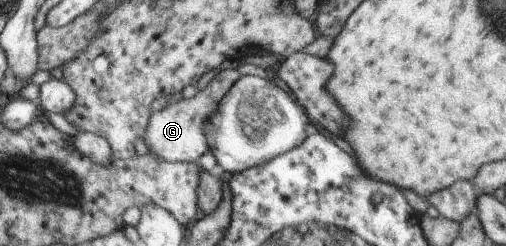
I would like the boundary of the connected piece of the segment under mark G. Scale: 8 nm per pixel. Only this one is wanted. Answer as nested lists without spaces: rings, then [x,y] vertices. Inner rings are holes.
[[[242,64],[232,70],[221,71],[192,98],[179,98],[176,101],[173,99],[160,112],[151,112],[150,123],[148,123],[144,137],[150,152],[156,158],[166,160],[166,162],[198,162],[200,157],[208,151],[206,136],[204,136],[204,122],[218,110],[218,104],[226,97],[231,86],[246,75],[264,79],[268,77],[264,68]]]

